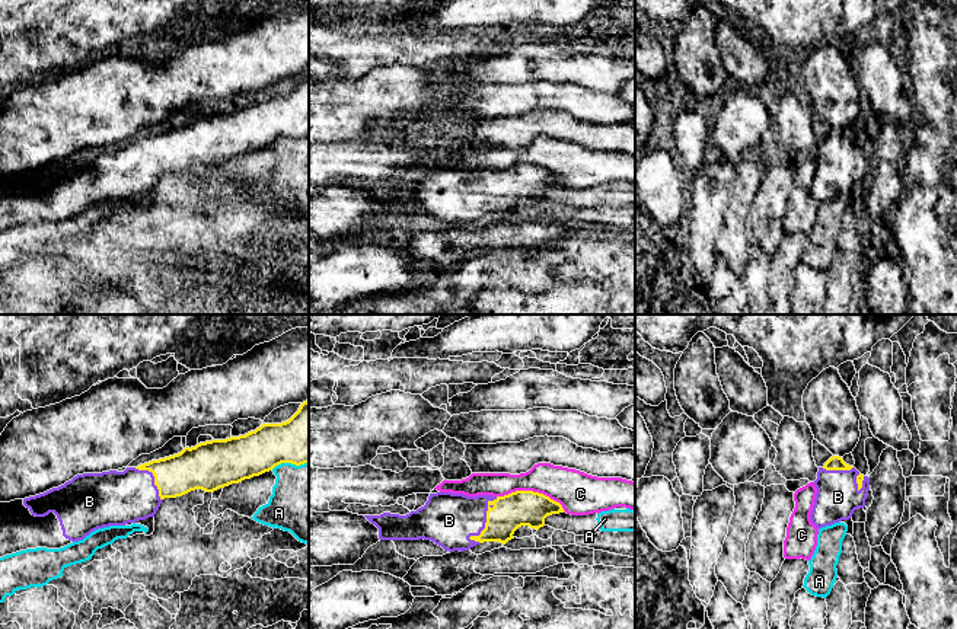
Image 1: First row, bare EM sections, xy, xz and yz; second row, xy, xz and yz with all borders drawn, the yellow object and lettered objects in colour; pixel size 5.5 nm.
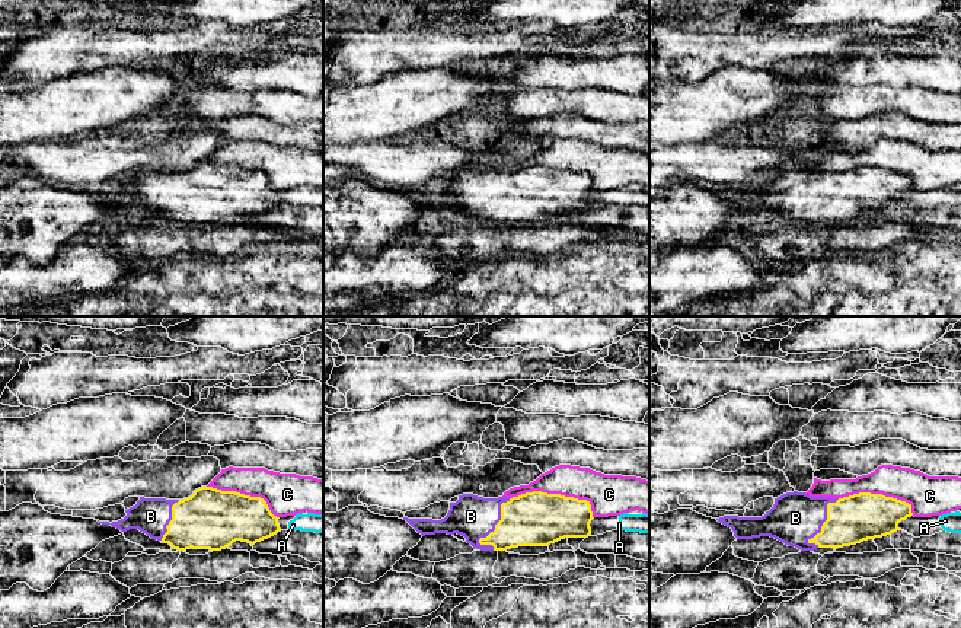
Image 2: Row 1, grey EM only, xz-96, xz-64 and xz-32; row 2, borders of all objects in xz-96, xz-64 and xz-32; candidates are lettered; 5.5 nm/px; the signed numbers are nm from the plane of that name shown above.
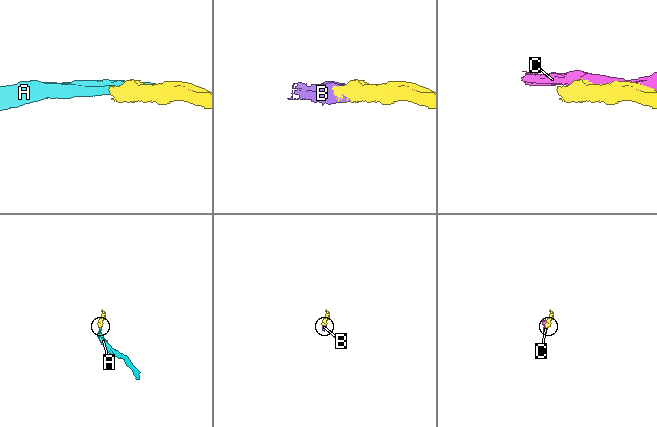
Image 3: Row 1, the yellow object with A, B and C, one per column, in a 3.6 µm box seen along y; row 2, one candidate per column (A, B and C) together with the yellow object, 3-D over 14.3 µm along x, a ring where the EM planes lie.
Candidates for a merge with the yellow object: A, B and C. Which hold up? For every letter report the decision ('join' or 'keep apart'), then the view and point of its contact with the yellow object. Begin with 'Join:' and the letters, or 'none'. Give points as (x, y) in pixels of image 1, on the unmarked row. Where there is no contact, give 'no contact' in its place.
Join: B
A: keep apart; contact xy (289, 136)
B: join; contact xz (487, 194)
C: keep apart; contact xz (532, 165)

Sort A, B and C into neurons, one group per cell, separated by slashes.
A / B / C

